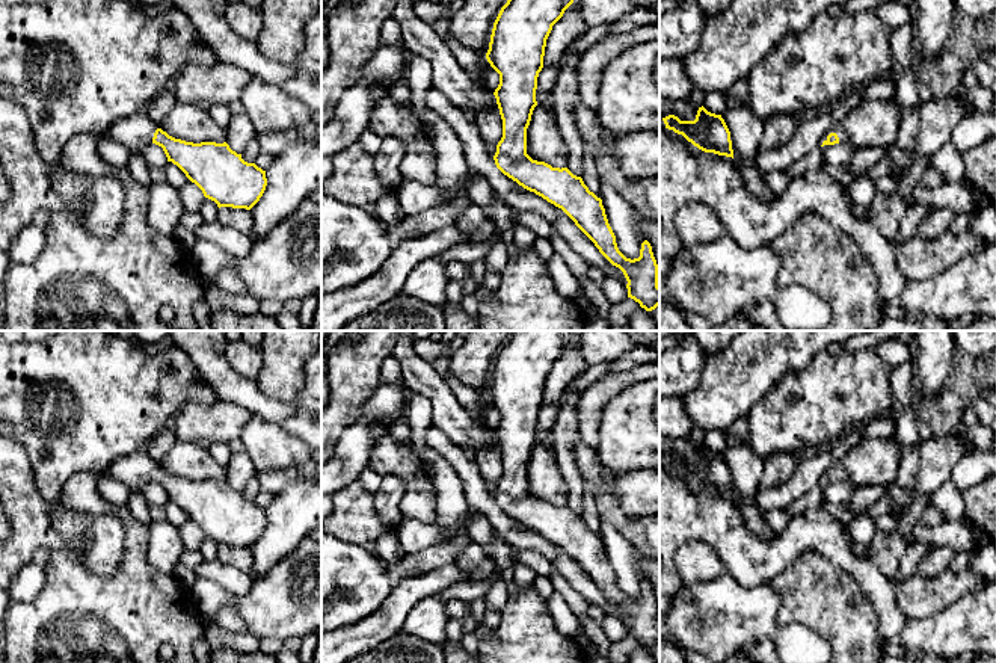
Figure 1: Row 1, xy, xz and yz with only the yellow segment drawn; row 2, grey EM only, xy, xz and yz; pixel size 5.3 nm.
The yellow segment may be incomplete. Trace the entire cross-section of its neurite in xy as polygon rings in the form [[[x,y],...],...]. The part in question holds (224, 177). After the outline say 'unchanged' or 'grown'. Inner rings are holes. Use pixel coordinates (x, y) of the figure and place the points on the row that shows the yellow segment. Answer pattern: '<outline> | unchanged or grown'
[[[140,110],[119,119],[106,134],[131,153],[155,143],[163,148],[168,162],[177,165],[195,183],[205,198],[217,207],[251,210],[263,196],[266,171],[247,163],[226,142],[186,142],[169,136]]] | grown

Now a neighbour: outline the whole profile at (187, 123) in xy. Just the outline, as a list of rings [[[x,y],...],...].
[[[177,101],[174,109],[157,124],[157,127],[169,136],[186,142],[226,142],[225,128],[213,121],[208,110],[180,101]]]

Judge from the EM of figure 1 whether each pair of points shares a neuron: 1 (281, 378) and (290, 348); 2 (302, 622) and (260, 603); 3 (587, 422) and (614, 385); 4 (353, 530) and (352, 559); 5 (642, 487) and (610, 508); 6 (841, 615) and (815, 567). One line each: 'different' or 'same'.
1: same
2: same
3: same
4: different
5: different
6: same

